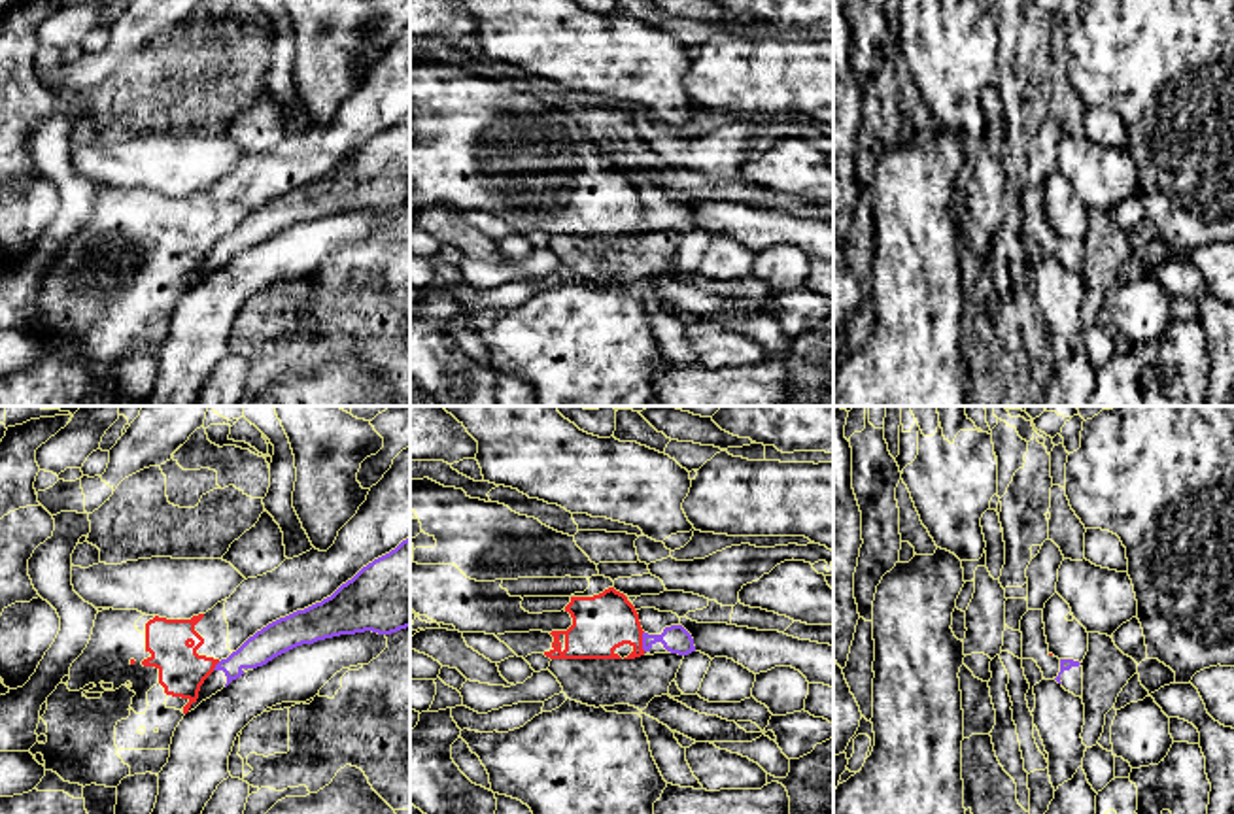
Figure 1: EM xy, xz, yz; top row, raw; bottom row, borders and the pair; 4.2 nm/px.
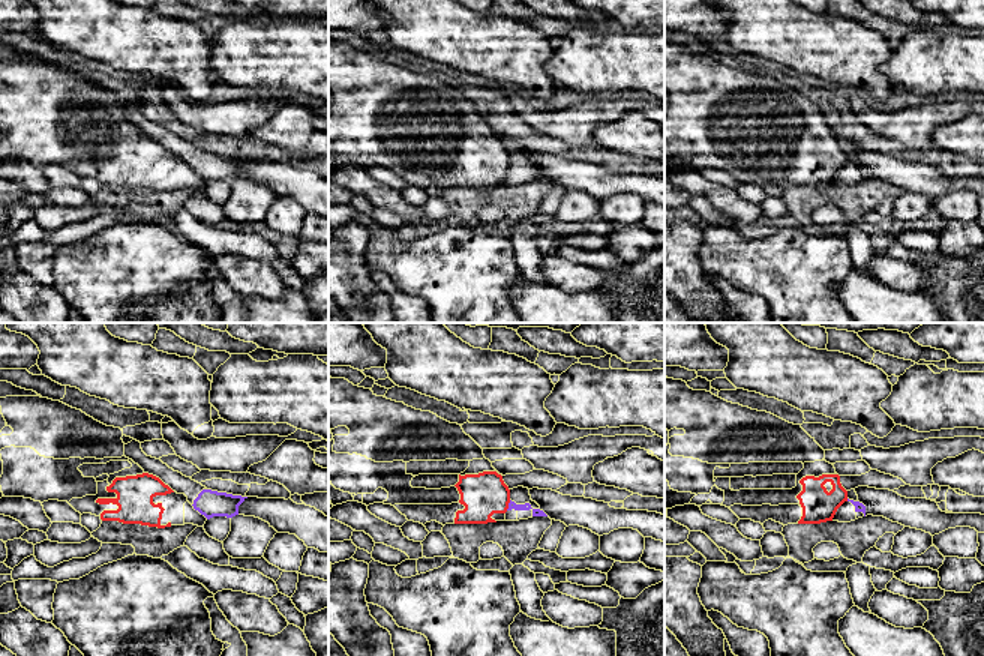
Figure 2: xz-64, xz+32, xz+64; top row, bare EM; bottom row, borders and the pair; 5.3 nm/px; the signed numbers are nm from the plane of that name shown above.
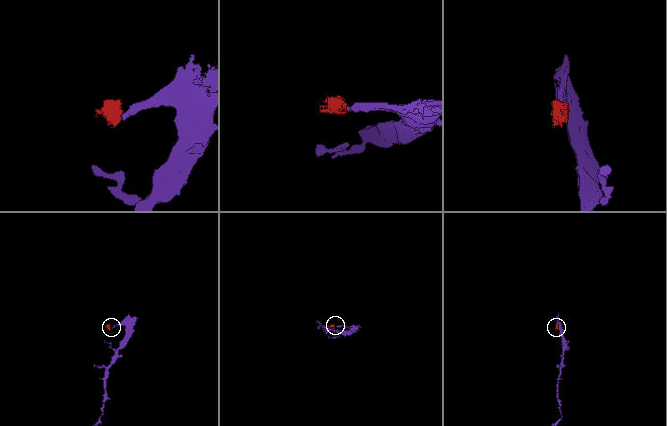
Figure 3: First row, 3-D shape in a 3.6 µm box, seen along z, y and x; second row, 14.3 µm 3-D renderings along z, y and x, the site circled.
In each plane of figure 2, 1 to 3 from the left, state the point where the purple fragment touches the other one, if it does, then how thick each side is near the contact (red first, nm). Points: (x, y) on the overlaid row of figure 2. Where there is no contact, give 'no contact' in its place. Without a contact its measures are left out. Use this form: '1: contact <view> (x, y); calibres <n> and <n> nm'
1: no contact
2: contact xz+32 (507, 505); calibres 240 and 50 nm
3: no contact

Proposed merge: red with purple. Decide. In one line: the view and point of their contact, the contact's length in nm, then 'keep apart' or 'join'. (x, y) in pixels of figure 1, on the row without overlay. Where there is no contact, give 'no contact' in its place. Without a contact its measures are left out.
xz (641, 218) | 90 nm | keep apart

